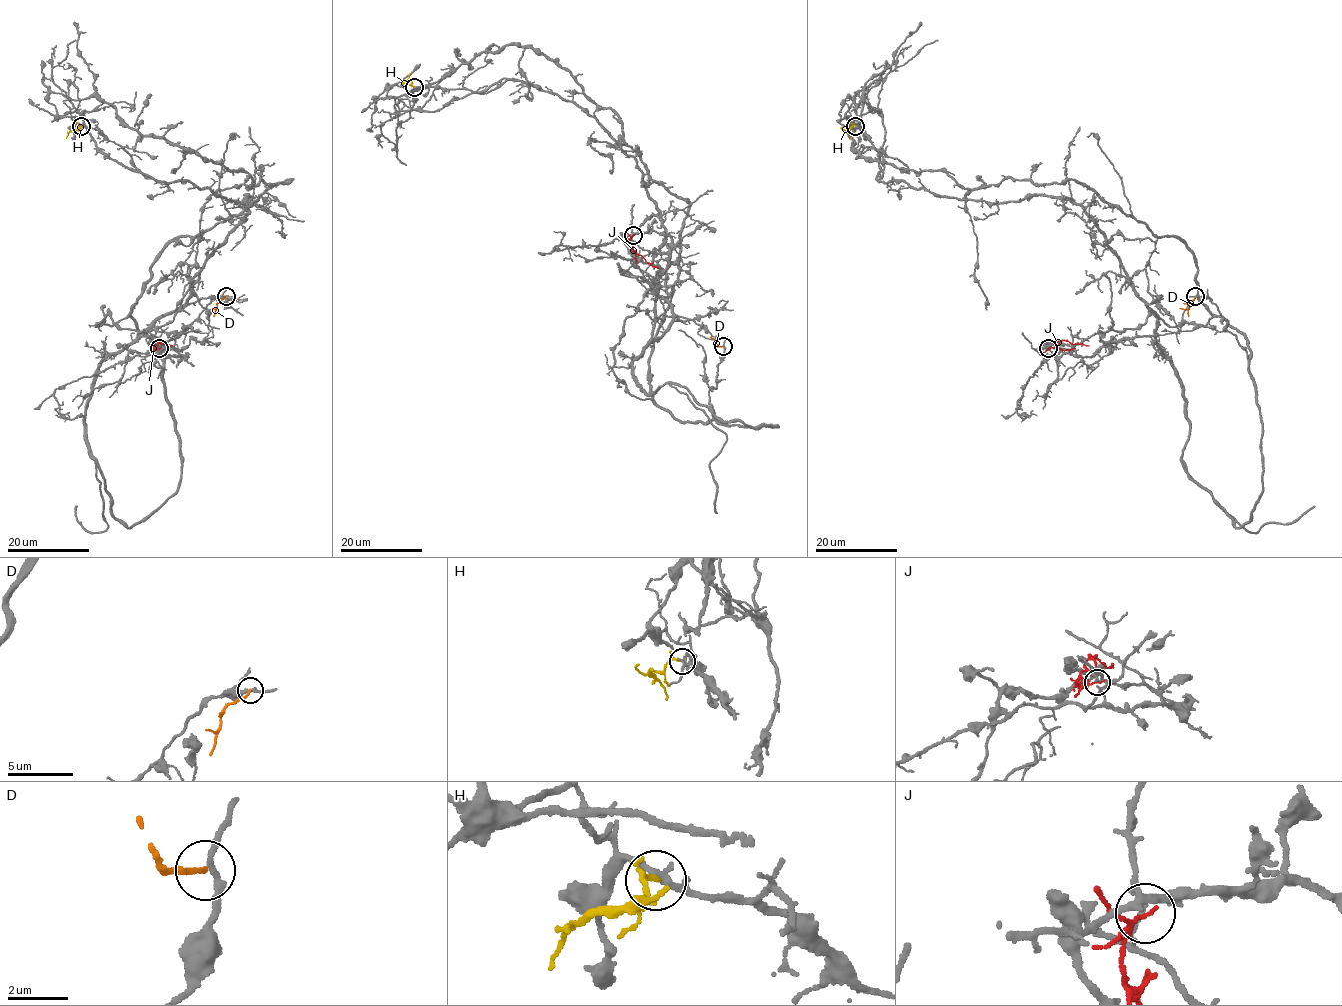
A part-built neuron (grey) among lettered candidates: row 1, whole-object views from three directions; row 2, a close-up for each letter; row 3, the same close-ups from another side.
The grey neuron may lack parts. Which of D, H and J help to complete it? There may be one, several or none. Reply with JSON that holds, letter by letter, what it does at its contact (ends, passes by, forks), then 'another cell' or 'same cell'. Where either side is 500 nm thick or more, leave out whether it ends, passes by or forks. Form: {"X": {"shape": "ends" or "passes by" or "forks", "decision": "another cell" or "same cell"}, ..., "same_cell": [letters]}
{"D": {"shape": "ends", "decision": "another cell"}, "H": {"shape": "passes by", "decision": "same cell"}, "J": {"shape": "passes by", "decision": "another cell"}, "same_cell": ["H"]}

